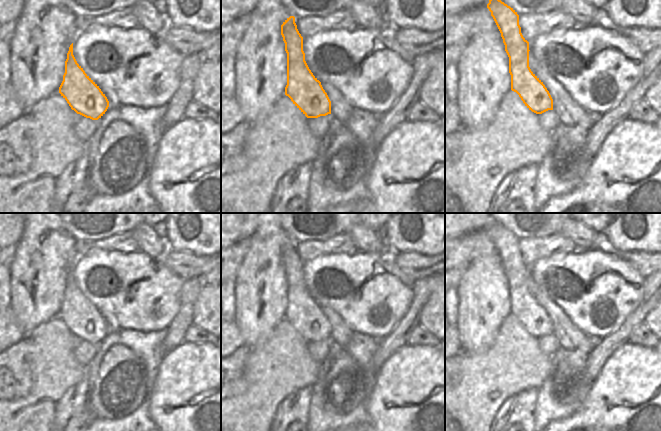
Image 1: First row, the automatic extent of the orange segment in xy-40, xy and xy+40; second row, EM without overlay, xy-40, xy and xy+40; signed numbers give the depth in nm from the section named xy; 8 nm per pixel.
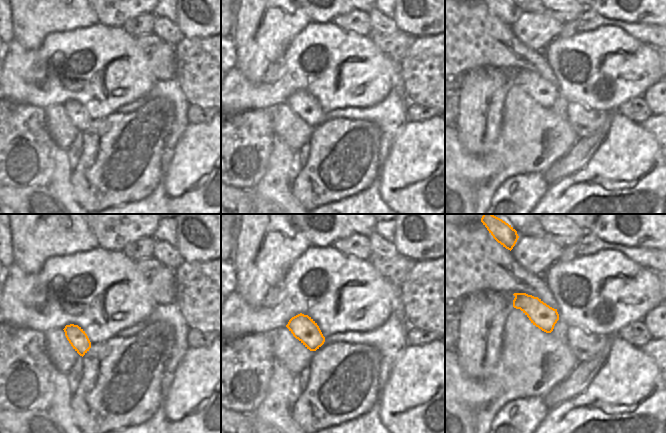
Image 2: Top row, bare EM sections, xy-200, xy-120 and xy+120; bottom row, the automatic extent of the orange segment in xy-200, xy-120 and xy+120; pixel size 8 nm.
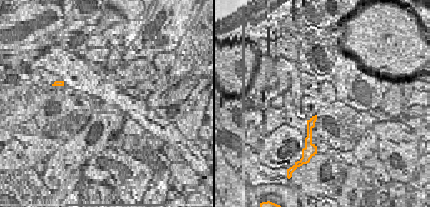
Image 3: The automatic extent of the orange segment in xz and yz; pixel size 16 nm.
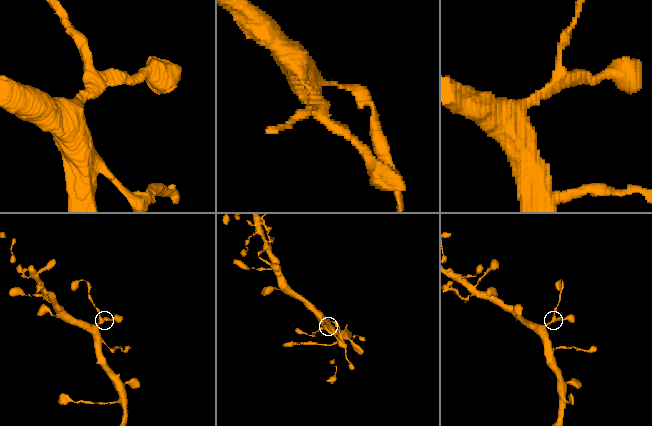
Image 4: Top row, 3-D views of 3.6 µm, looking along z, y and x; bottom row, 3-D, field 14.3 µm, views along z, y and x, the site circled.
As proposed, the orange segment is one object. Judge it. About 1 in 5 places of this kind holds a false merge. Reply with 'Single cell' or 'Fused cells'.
Single cell

